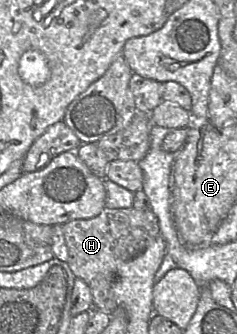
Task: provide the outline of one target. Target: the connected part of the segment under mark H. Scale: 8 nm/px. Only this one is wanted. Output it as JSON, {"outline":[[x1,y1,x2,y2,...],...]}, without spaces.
{"outline":[[104,208,101,213,89,219,76,219,61,224,68,250,70,270,75,277,84,280,91,289,93,308,112,314,118,305,112,286,121,265,141,253,160,235,158,219,151,209]]}

